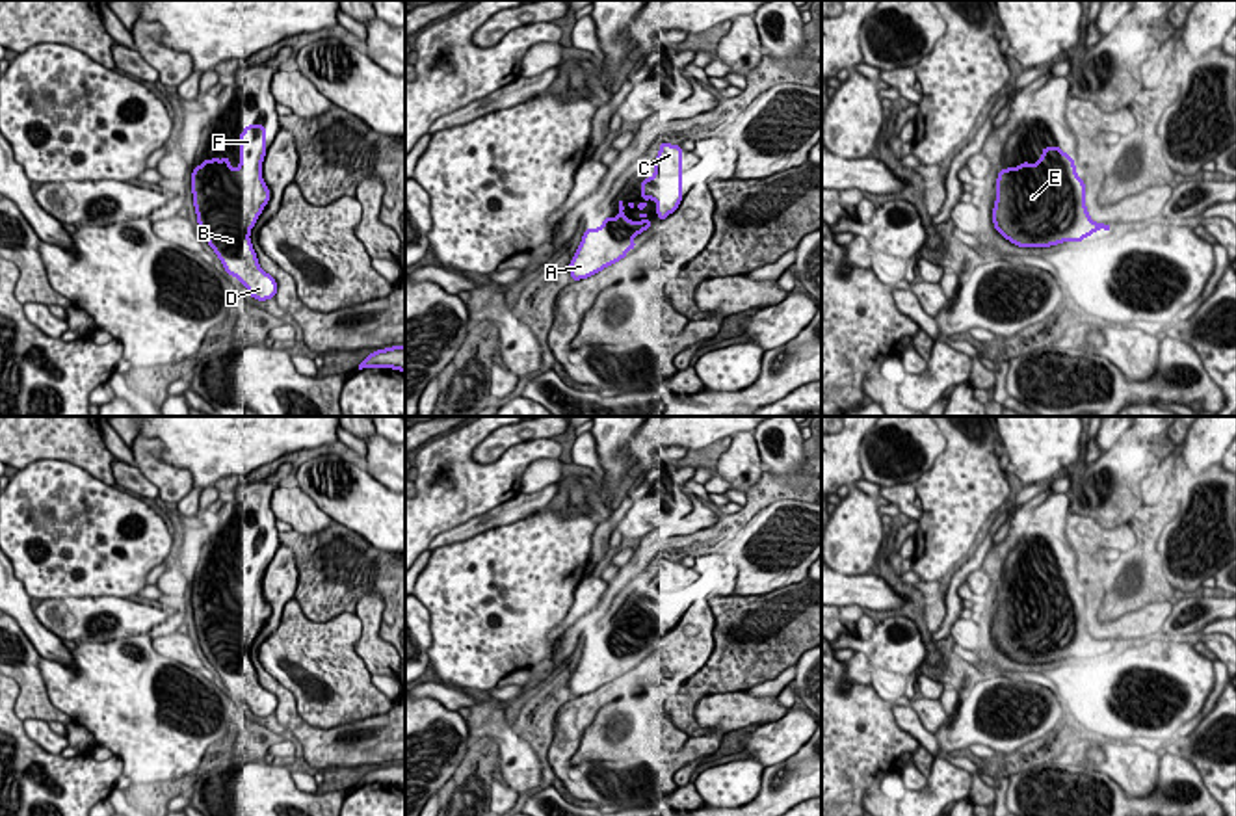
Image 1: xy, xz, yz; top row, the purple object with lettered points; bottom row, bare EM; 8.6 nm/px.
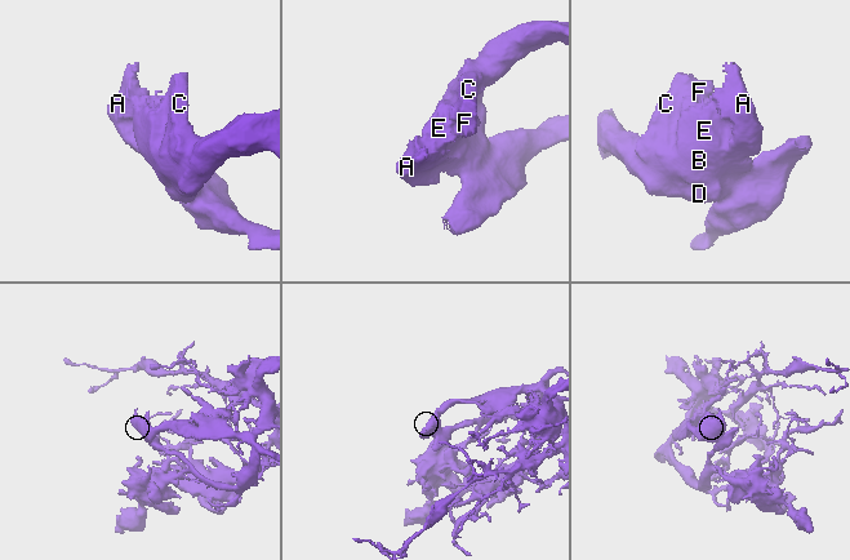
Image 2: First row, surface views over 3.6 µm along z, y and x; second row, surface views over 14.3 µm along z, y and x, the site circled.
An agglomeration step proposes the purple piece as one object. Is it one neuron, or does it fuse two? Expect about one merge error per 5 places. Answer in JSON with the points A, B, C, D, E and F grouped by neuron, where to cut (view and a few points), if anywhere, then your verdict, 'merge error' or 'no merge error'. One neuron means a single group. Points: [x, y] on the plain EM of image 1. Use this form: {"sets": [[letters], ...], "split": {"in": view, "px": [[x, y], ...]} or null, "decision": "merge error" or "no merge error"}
{"sets": [["A", "B", "C", "D", "E", "F"]], "split": null, "decision": "no merge error"}

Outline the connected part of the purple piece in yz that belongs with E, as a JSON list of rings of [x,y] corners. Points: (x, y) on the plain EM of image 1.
[[[1043,563],[1033,582],[1024,576],[998,587],[993,638],[1019,664],[1084,658],[1098,645],[1110,647],[1110,641],[1089,634],[1085,600],[1061,563]]]

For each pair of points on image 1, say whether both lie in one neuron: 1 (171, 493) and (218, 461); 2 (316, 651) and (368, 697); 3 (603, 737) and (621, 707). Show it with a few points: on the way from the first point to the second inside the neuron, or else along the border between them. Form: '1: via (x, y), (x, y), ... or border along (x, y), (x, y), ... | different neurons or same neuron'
1: border along (155, 458), (192, 476), (192, 487), (175, 504) | different neurons
2: via (329, 664), (355, 690) | same neuron
3: via (608, 729), (614, 714) | same neuron

